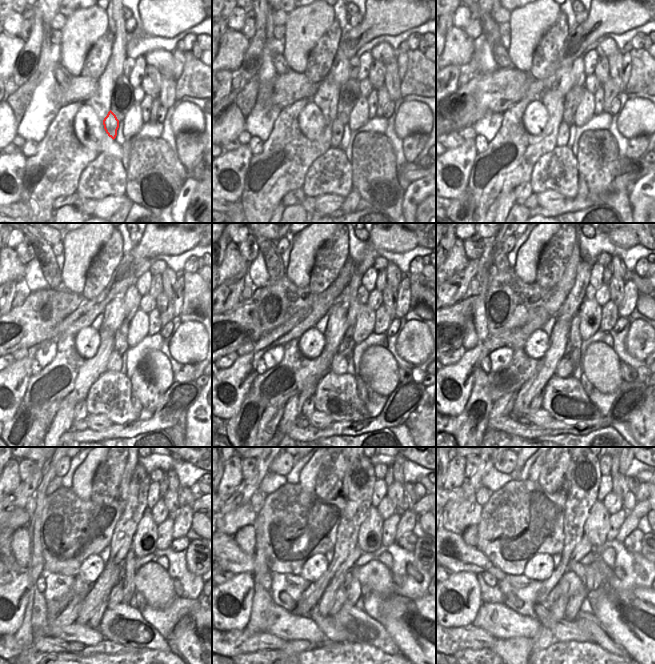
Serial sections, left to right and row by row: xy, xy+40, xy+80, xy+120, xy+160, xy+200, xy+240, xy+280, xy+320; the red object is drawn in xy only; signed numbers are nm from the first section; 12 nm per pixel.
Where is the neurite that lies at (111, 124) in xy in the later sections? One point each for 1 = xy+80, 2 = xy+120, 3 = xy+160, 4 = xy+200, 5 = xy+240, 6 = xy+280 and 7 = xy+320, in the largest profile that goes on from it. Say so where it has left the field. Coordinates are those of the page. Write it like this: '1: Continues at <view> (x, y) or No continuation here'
1: Continues at xy+80 (562, 139)
2: Continues at xy+120 (115, 362)
3: Continues at xy+160 (339, 365)
4: Continues at xy+200 (564, 369)
5: Continues at xy+240 (116, 595)
6: Continues at xy+280 (340, 597)
7: Continues at xy+320 (563, 600)

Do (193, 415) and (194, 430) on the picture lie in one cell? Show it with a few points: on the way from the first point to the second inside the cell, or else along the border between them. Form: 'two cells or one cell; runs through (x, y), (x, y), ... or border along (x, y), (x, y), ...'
one cell; runs through (194, 419), (194, 426)

